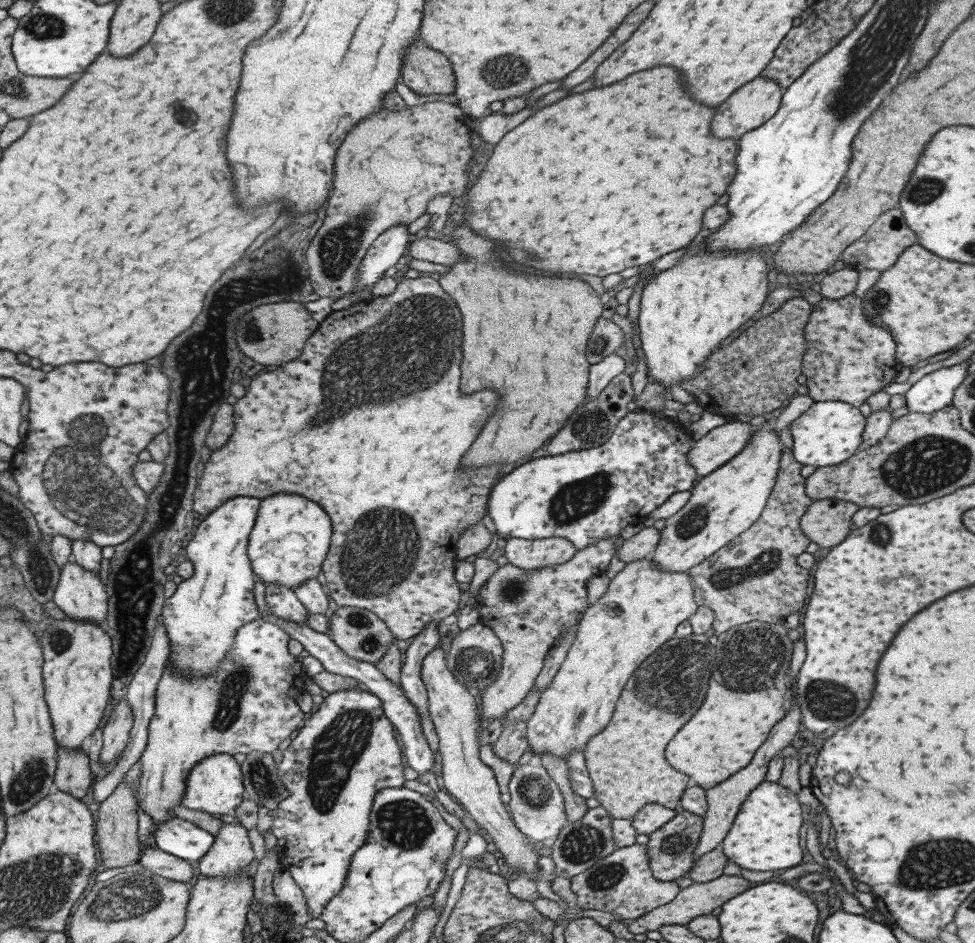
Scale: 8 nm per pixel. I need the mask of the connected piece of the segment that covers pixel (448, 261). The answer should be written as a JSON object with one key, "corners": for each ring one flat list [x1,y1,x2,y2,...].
{"corners":[[422,237,410,244,409,254,416,260,428,260,434,264,450,267,465,259,460,251,453,243,444,242,440,238]]}

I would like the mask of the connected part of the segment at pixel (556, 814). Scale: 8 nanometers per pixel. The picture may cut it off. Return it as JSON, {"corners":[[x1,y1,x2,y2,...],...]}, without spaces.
{"corners":[[537,763,516,767,509,782,510,802,506,804,516,827,532,840,551,843,556,840,560,830,568,824,565,814,565,798,545,768]]}

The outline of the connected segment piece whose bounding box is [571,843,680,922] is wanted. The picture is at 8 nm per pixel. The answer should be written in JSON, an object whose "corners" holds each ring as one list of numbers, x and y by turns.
{"corners":[[638,843,616,848,600,863,577,874,571,880,572,892,576,894,577,903,582,909,611,912,629,922,663,904,668,904,680,892,675,881,656,880,649,863,647,845]]}

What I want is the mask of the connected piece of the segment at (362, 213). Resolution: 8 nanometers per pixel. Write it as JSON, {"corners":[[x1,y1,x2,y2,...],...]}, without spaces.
{"corners":[[432,101,420,104,419,107,406,107,402,112,396,112,384,107,380,112,368,116,366,120,362,120,360,124,356,124,356,128,352,128,352,132,348,132,346,140,340,144,338,152,336,152,336,164,334,164,334,192,328,199,328,206,326,206,325,219,318,232,315,234,316,238,308,245,306,251,307,264,309,265,309,280,318,297,337,298,348,294,354,290,356,282,358,282,358,269,362,266,361,260,364,258,365,252,372,242,380,236,385,230,396,226,397,224,410,224,416,218,420,218,422,214,426,213,426,204,430,199,438,194,450,194,453,197,459,197,464,194,466,185,468,184,468,174,464,173,466,165,475,156,472,147,470,147,470,132,474,129,472,119,464,111,455,104,445,103,444,101]]}

